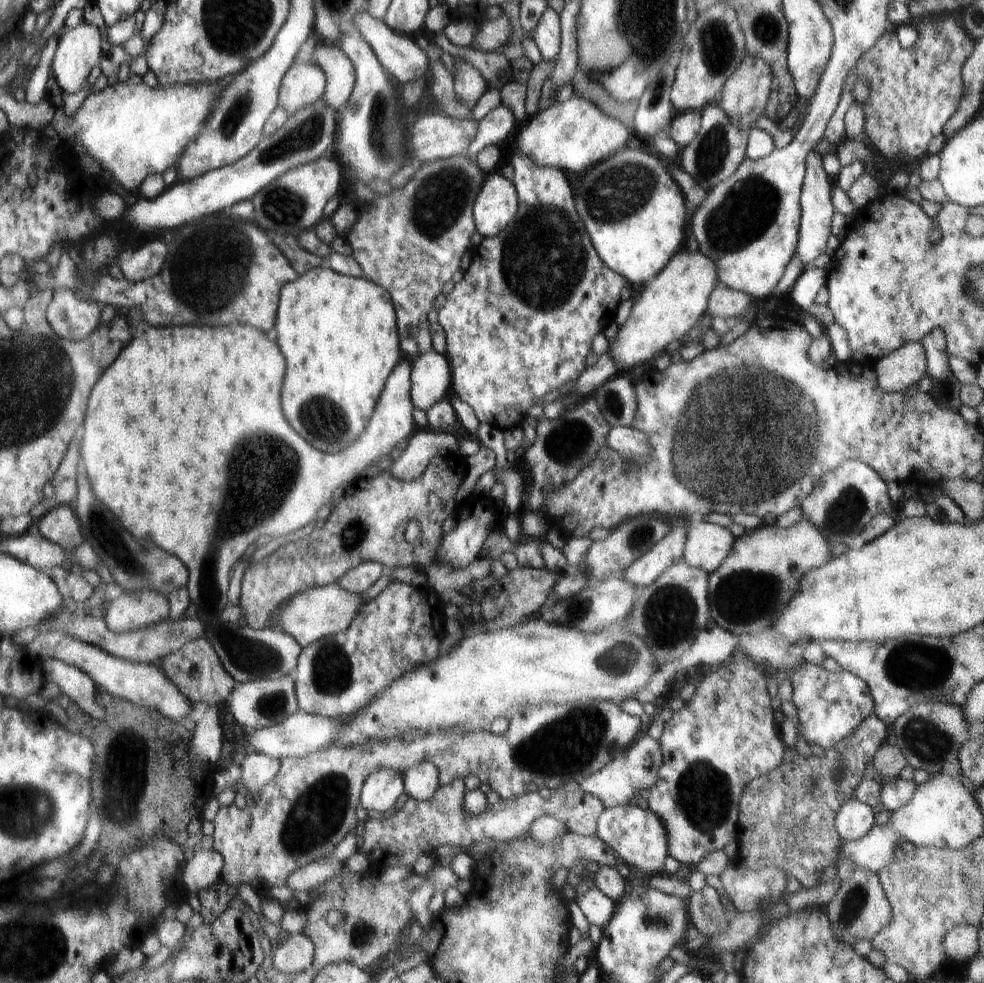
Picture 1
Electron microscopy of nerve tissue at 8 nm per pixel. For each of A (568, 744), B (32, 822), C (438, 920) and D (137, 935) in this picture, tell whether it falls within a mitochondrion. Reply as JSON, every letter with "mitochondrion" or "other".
{"A":"mitochondrion","B":"mitochondrion","C":"other","D":"other"}

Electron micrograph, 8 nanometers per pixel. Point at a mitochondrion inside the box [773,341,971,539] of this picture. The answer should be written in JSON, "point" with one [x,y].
{"point":[943,390]}

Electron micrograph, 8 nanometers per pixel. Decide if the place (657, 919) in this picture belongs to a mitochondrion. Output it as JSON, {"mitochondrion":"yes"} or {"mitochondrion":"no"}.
{"mitochondrion":"yes"}

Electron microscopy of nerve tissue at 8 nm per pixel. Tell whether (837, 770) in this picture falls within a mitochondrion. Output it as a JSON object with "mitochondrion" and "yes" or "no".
{"mitochondrion":"yes"}

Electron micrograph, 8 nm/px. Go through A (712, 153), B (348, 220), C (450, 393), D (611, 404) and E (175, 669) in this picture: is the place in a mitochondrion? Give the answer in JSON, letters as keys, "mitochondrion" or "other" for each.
{"A":"mitochondrion","B":"other","C":"other","D":"mitochondrion","E":"mitochondrion"}

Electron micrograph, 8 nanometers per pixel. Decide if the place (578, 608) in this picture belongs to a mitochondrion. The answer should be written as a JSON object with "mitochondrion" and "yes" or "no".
{"mitochondrion":"yes"}

